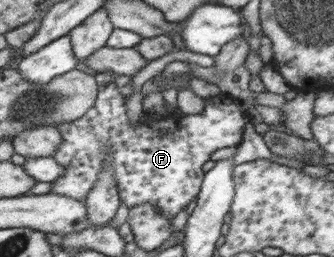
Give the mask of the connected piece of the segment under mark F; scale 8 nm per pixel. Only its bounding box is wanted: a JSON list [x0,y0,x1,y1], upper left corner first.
[50,82,250,220]

